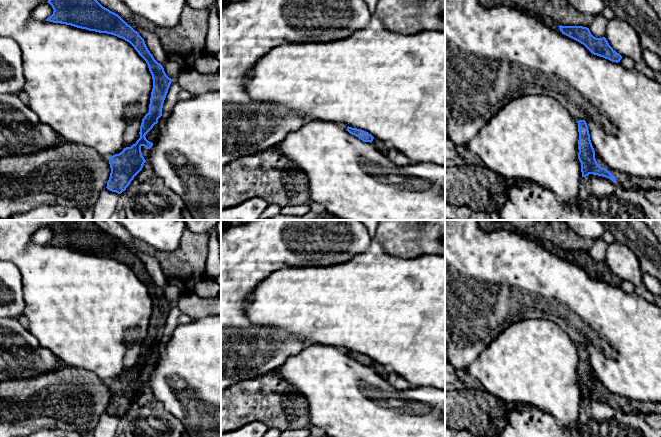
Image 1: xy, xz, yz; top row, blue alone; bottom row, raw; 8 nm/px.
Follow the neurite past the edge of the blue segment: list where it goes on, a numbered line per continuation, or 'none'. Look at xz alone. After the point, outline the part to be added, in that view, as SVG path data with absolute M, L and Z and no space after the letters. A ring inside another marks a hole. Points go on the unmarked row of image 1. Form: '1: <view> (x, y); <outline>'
none

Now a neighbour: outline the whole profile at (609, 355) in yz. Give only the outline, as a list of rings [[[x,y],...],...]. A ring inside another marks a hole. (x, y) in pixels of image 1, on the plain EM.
[[[445,220],[445,353],[446,364],[453,371],[463,372],[498,337],[507,327],[525,319],[547,319],[561,327],[579,345],[585,344],[588,350],[590,364],[596,379],[616,396],[627,398],[633,405],[643,405],[646,402],[661,403],[661,308],[648,302],[635,292],[626,293],[619,286],[612,286],[592,278],[583,268],[560,258],[544,249],[526,237],[509,231],[507,227],[500,230],[485,232],[479,226],[478,220]]]

